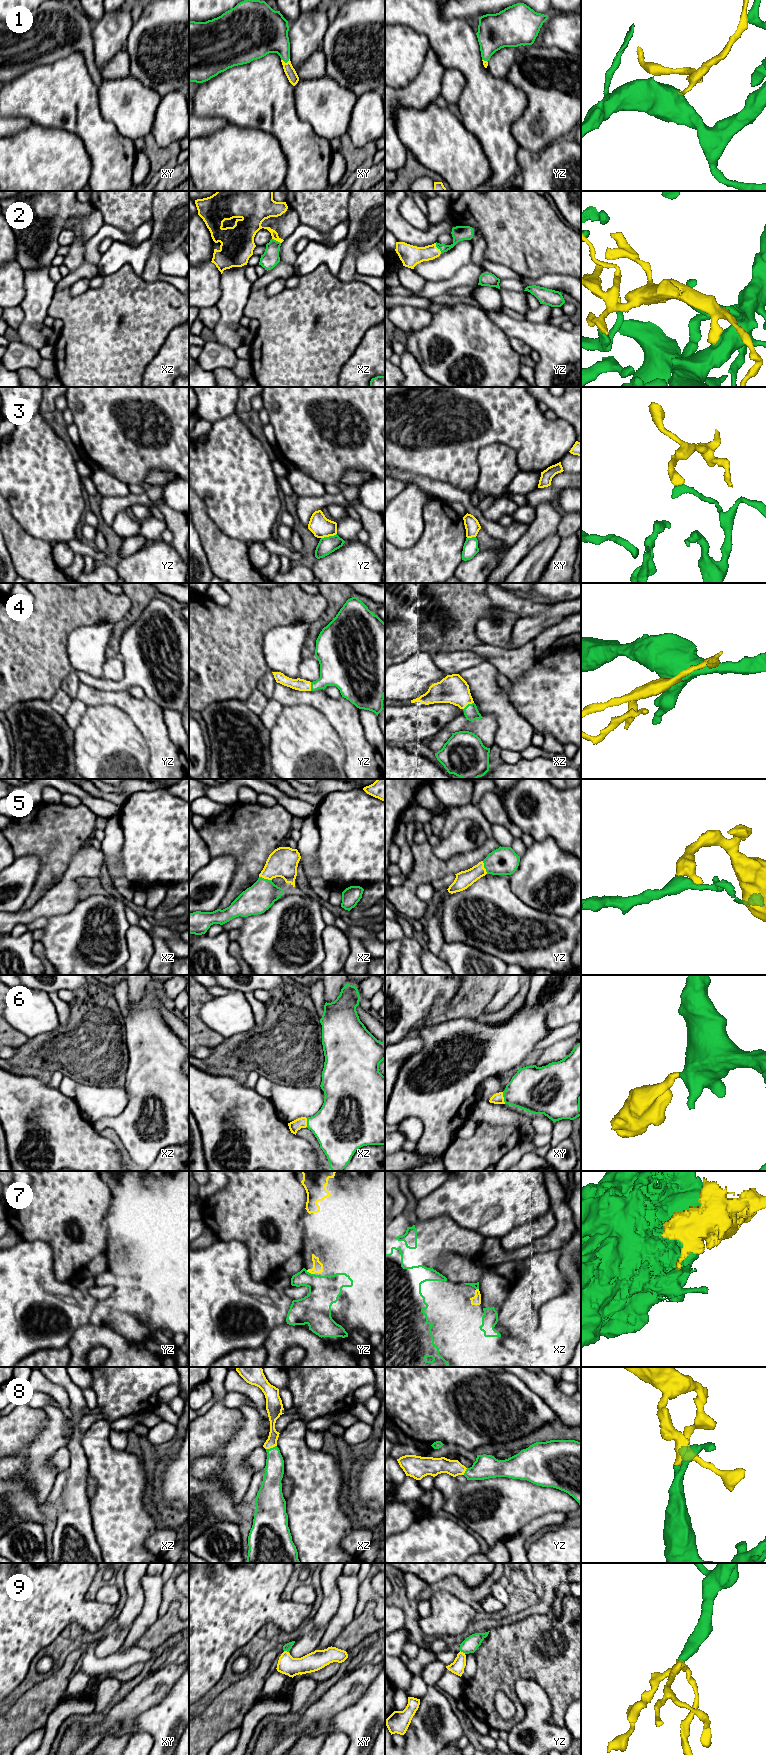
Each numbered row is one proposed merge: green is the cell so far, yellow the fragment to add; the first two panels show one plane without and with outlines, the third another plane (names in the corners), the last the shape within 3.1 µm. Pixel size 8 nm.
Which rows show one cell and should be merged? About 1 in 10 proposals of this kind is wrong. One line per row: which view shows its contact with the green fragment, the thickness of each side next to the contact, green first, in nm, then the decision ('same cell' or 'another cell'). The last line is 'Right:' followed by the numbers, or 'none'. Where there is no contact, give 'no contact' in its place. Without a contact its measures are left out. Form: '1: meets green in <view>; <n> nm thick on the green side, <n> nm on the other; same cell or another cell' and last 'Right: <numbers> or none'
1: meets green in xy; 280 nm thick on the green side, 90 nm on the other; same cell
2: meets green in yz; 130 nm thick on the green side, 170 nm on the other; same cell
3: meets green in yz; 140 nm thick on the green side, 170 nm on the other; another cell
4: meets green in xz; 120 nm thick on the green side, 240 nm on the other; same cell
5: meets green in xz; 240 nm thick on the green side, 240 nm on the other; same cell
6: meets green in xy; 360 nm thick on the green side, 90 nm on the other; same cell
7: meets green in yz; 240 nm thick on the green side, 80 nm on the other; same cell
8: meets green in xz; 160 nm thick on the green side, 90 nm on the other; same cell
9: meets green in yz; 120 nm thick on the green side, 110 nm on the other; same cell
Right: 1, 2, 4, 5, 6, 7, 8, 9

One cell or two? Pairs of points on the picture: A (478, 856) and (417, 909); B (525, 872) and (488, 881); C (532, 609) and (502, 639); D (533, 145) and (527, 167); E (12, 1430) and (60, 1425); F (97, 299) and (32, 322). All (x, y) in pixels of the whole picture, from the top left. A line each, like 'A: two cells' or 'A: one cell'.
A: one cell
B: two cells
C: two cells
D: two cells
E: two cells
F: two cells

